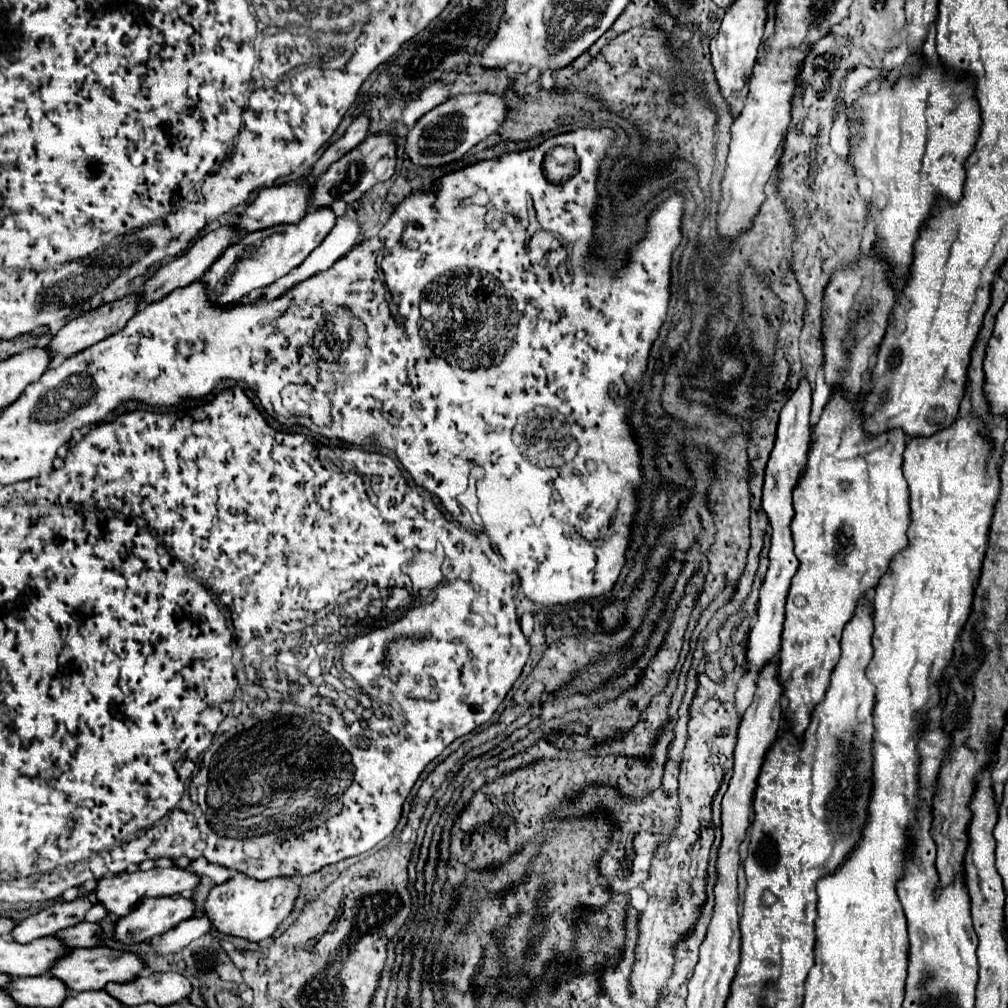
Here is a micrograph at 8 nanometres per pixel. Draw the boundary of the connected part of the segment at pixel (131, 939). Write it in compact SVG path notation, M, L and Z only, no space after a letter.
M144 899L124 919L116 921L114 941L122 945L144 943L154 935L162 935L174 929L178 923L190 919L194 903L190 899Z

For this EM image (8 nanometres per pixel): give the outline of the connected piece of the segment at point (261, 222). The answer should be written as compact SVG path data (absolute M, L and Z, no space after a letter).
M298 179L290 185L262 189L258 197L240 213L234 227L238 233L254 233L274 225L296 223L308 211L308 183Z

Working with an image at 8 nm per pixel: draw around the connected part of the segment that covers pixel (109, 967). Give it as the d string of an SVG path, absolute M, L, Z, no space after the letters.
M92 947L92 949L72 949L64 957L60 957L52 965L52 975L60 979L70 991L90 991L90 989L104 989L106 983L126 983L128 979L134 979L138 971L142 969L142 961L128 951L114 951L108 947Z

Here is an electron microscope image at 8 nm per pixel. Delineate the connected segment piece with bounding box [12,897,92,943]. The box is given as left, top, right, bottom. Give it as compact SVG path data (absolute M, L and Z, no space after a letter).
M78 897L70 903L54 903L42 911L38 911L36 915L22 919L12 929L12 937L16 943L30 943L38 937L56 935L56 931L84 921L84 915L90 907L92 907L92 903L88 901L88 897Z

